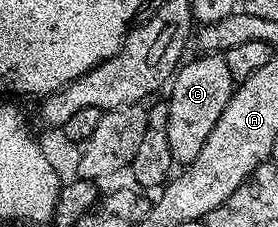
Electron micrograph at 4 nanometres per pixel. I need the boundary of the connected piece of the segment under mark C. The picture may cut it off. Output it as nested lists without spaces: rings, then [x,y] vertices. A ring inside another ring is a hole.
[[[201,54],[198,57],[198,60],[186,59],[178,67],[168,89],[170,92],[167,97],[167,142],[171,145],[174,161],[181,166],[195,162],[195,158],[199,158],[199,150],[203,150],[207,134],[215,130],[215,122],[219,122],[219,114],[223,114],[227,102],[233,97],[235,87],[231,70],[227,70],[224,55]]]

